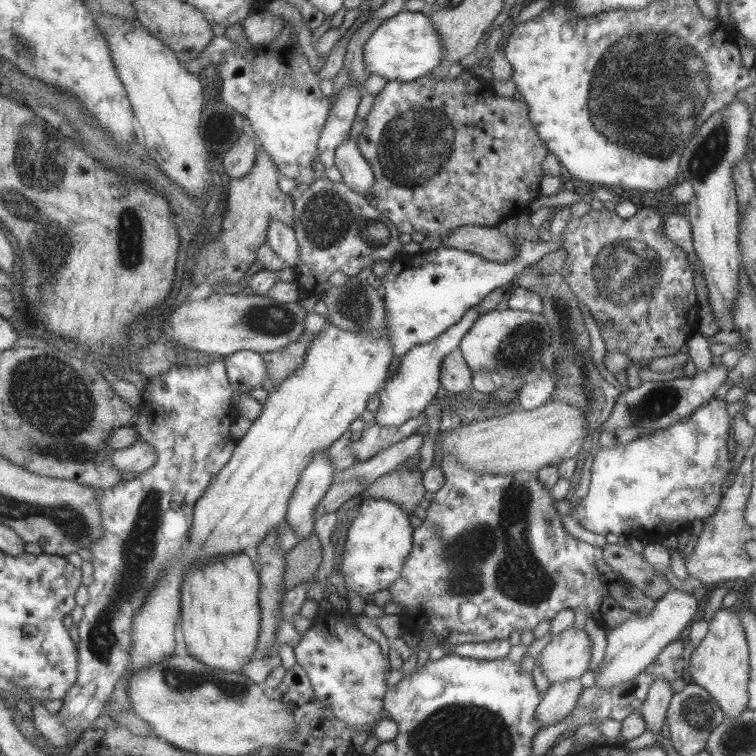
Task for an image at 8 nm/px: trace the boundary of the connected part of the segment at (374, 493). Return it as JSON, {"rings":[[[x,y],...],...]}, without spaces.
{"rings":[[[416,466],[396,467],[394,470],[377,477],[364,490],[364,497],[391,501],[407,514],[413,514],[414,508],[423,500],[422,472]]]}

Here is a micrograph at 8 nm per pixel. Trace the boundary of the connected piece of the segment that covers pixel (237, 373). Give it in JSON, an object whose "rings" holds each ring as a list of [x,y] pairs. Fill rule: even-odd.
{"rings":[[[239,350],[224,357],[226,379],[236,393],[246,393],[248,387],[259,384],[266,377],[264,361],[259,353]]]}

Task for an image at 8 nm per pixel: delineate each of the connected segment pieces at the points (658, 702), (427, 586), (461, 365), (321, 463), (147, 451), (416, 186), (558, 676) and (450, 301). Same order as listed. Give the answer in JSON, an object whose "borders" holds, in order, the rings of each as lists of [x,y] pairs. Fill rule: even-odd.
{"borders":[[[[661,676],[656,678],[646,692],[646,698],[638,708],[641,718],[645,720],[645,728],[659,738],[661,726],[665,724],[665,714],[669,708],[669,700],[673,696],[671,686]]],[[[444,456],[439,468],[442,471],[441,473],[445,475],[445,482],[443,482],[437,492],[434,492],[433,499],[426,509],[425,520],[421,526],[413,529],[411,534],[412,547],[403,563],[402,574],[387,588],[389,593],[391,593],[391,602],[401,607],[401,612],[405,616],[409,616],[407,618],[409,624],[405,624],[409,630],[417,633],[423,630],[431,630],[437,636],[439,642],[457,645],[467,642],[481,643],[509,638],[513,630],[521,632],[522,630],[536,628],[539,622],[551,620],[563,608],[569,608],[573,612],[577,612],[579,607],[587,608],[585,616],[590,616],[599,628],[603,628],[605,634],[627,619],[645,617],[651,613],[651,609],[653,609],[656,602],[655,599],[644,596],[639,588],[635,588],[631,583],[626,582],[625,578],[619,576],[617,572],[613,572],[611,566],[603,560],[602,550],[599,547],[588,545],[581,540],[575,539],[565,531],[559,519],[560,514],[557,513],[557,509],[553,506],[554,500],[551,497],[551,493],[549,493],[549,489],[543,487],[543,483],[539,482],[539,479],[535,477],[535,473],[515,472],[507,473],[506,475],[477,473],[460,466],[453,456]]],[[[453,350],[447,354],[440,365],[440,387],[449,395],[470,390],[472,374],[462,358],[461,352]]],[[[325,451],[317,452],[300,473],[284,516],[298,540],[314,532],[313,510],[331,485],[331,476],[332,469]]],[[[139,438],[127,449],[115,450],[110,460],[119,472],[140,473],[153,466],[156,455],[150,444]]],[[[463,71],[458,77],[446,76],[440,80],[427,74],[407,82],[387,81],[374,96],[373,105],[371,105],[370,112],[364,122],[363,131],[355,139],[359,153],[369,163],[373,173],[373,184],[364,196],[367,202],[385,218],[388,218],[389,222],[392,222],[399,232],[409,235],[412,232],[420,232],[425,236],[435,238],[441,236],[441,234],[447,234],[449,230],[459,228],[459,226],[495,227],[501,220],[525,215],[529,208],[534,207],[533,201],[539,196],[539,180],[544,175],[541,170],[541,162],[547,154],[545,143],[539,139],[537,131],[533,129],[533,125],[529,122],[525,101],[498,95],[495,84],[483,72],[469,73]]],[[[569,627],[554,634],[548,641],[544,641],[544,647],[534,657],[539,661],[539,667],[547,678],[549,685],[567,681],[567,679],[579,679],[583,672],[587,671],[589,658],[591,658],[591,640],[584,629]]],[[[561,238],[549,241],[520,242],[517,256],[509,262],[493,262],[469,251],[453,247],[439,246],[417,254],[401,254],[401,258],[389,260],[389,269],[380,278],[384,286],[383,306],[384,325],[388,330],[389,341],[393,348],[393,359],[389,366],[388,377],[396,374],[401,358],[415,346],[425,345],[438,338],[449,326],[454,326],[464,313],[478,305],[489,292],[514,283],[515,276],[527,264],[536,263],[547,253],[559,249]]]]}

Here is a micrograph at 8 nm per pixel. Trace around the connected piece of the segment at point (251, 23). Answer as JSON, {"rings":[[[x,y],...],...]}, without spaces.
{"rings":[[[263,9],[249,13],[241,22],[246,38],[255,45],[263,45],[276,38],[283,28],[283,18]]]}

